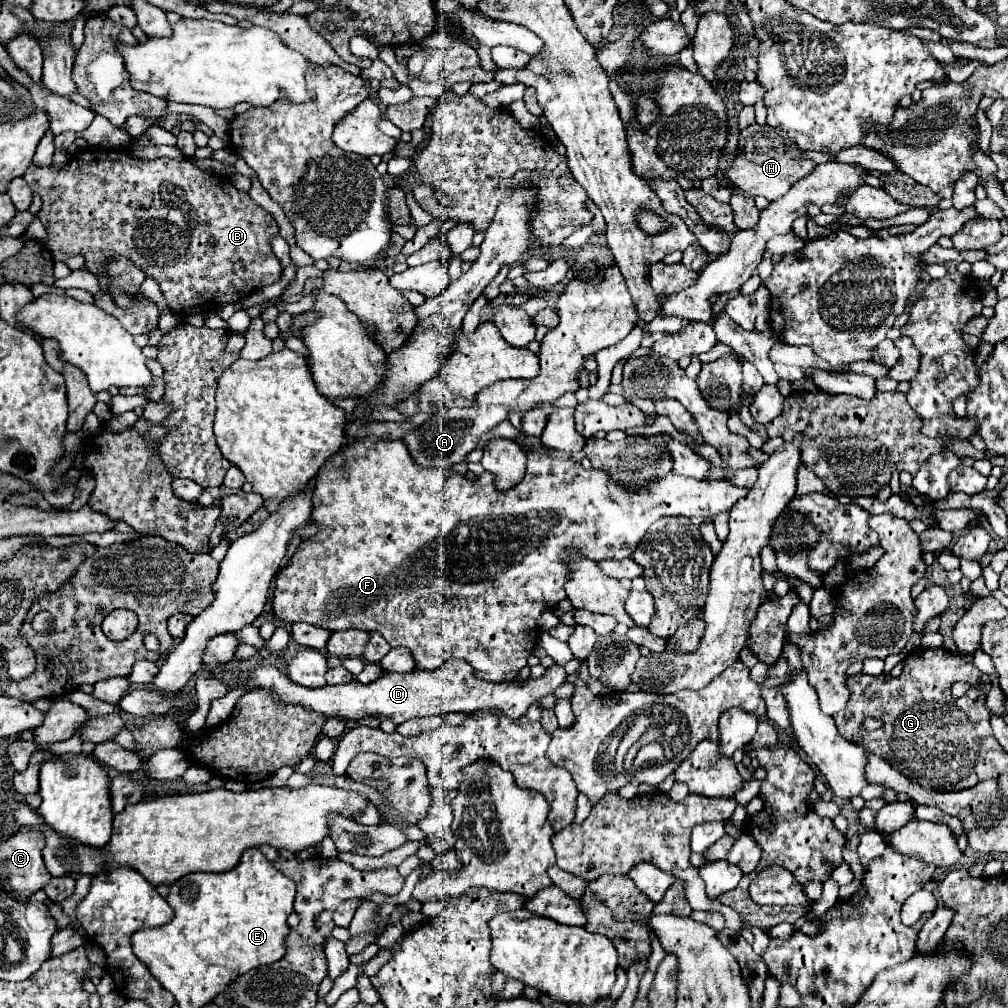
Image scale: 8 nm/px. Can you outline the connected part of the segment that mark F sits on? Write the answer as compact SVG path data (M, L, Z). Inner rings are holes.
M365 436L363 440L355 440L351 446L345 446L345 450L333 454L327 464L321 466L317 478L315 478L315 490L313 490L313 510L311 510L311 522L319 526L319 532L311 538L303 538L301 546L297 548L295 556L291 558L289 566L283 568L277 576L279 588L275 592L273 600L273 612L275 616L285 622L307 622L319 628L327 628L331 632L337 630L349 630L359 628L367 632L379 632L391 646L405 646L411 650L417 668L421 670L433 670L441 666L449 658L463 658L471 662L475 668L475 674L487 682L511 682L519 676L519 670L527 664L527 658L531 656L533 648L537 646L539 630L537 630L537 618L547 610L557 606L565 596L565 580L567 580L567 566L563 562L563 550L577 548L579 556L585 556L593 562L599 560L623 560L629 558L643 538L643 534L649 530L649 526L659 520L661 516L715 516L719 512L729 512L739 498L747 496L747 488L739 488L727 480L721 482L707 482L707 480L695 480L695 478L683 478L673 472L669 472L663 478L645 482L643 486L625 486L611 478L609 472L589 468L585 470L579 462L567 460L567 458L552 458L539 451L528 453L527 470L523 482L515 486L515 490L507 490L507 494L499 494L495 486L491 486L491 476L481 474L479 480L463 478L463 474L455 470L423 470L421 466L415 466L411 456L407 454L407 448L401 440L377 440L375 436Z

